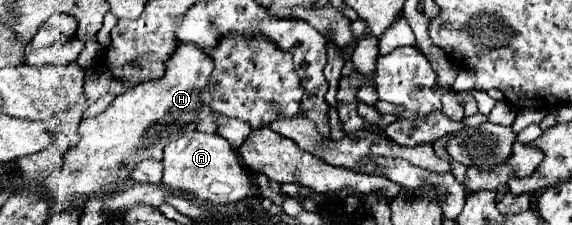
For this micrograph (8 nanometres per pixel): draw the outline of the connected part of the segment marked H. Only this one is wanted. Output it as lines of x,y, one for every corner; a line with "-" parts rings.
178,41
178,47
166,61
164,77
142,83
126,95
118,95
106,111
80,121
80,141
68,149
62,167
44,179
44,193
60,203
86,199
92,193
112,193
116,185
130,179
130,169
138,161
160,161
162,149
168,143
196,129
196,125
212,113
212,89
208,85
212,65
212,57
200,47

